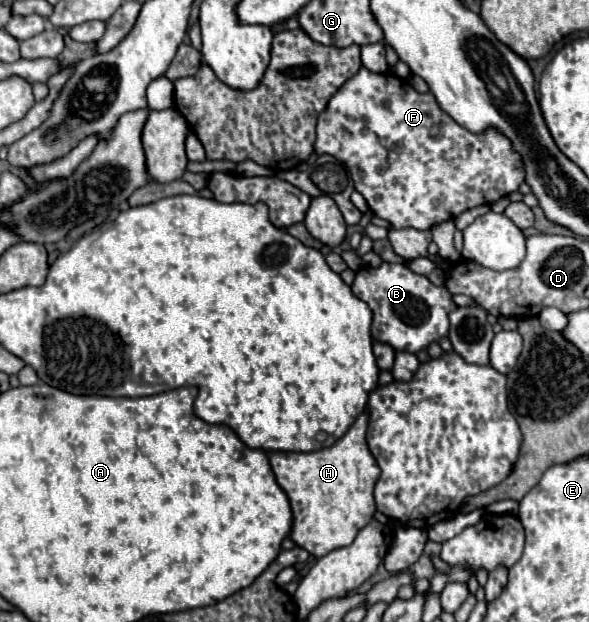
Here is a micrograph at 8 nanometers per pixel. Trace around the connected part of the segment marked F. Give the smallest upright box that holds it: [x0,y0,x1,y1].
[315,68,525,230]

